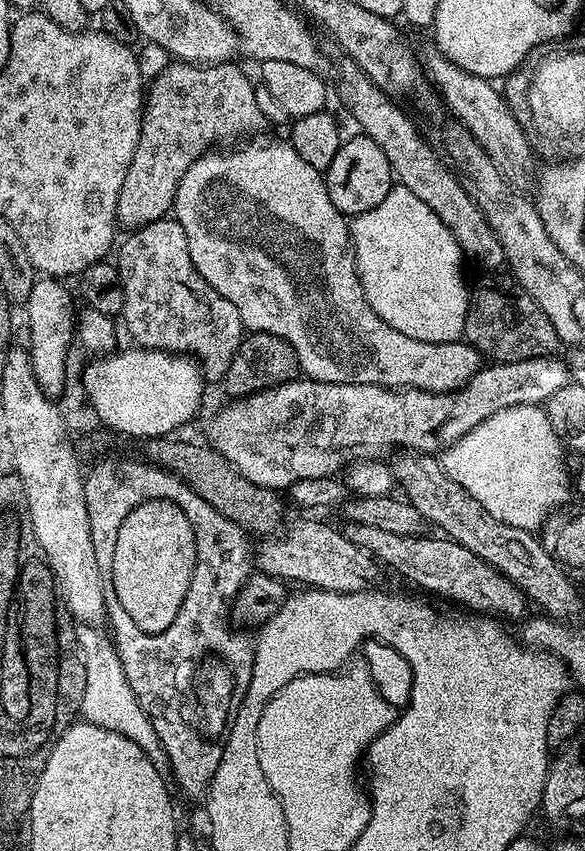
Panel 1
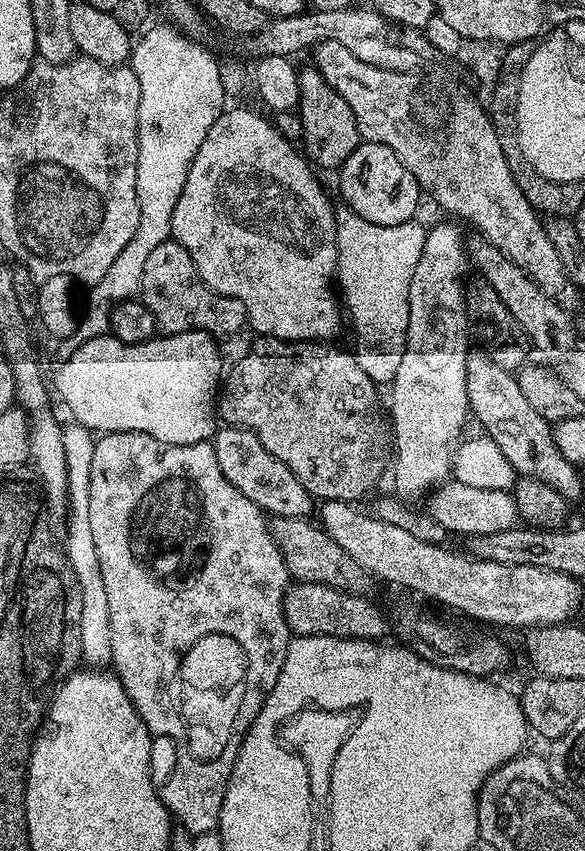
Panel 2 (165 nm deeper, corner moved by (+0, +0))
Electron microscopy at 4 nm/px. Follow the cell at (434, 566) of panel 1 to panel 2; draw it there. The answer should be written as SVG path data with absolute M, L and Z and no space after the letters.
M224 426L215 433L211 446L218 458L218 466L224 477L265 513L271 514L273 517L299 517L301 513L311 510L312 504L314 505L314 497L303 488L298 482L298 478L294 478L294 474L285 464L272 458L266 450L266 446L262 446L262 442L258 442L258 438L253 432Z

